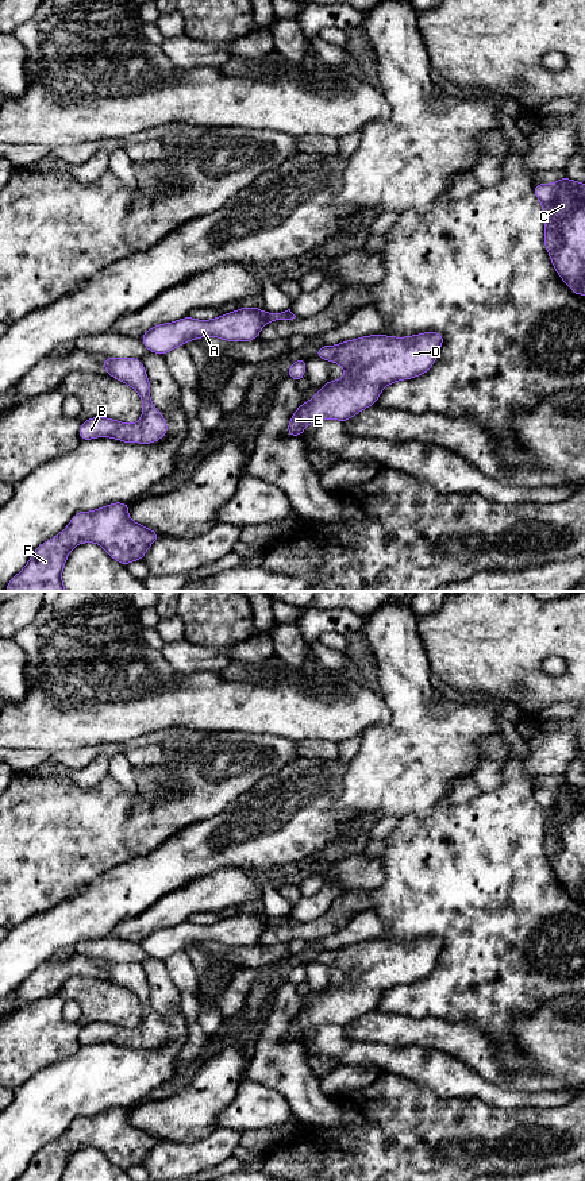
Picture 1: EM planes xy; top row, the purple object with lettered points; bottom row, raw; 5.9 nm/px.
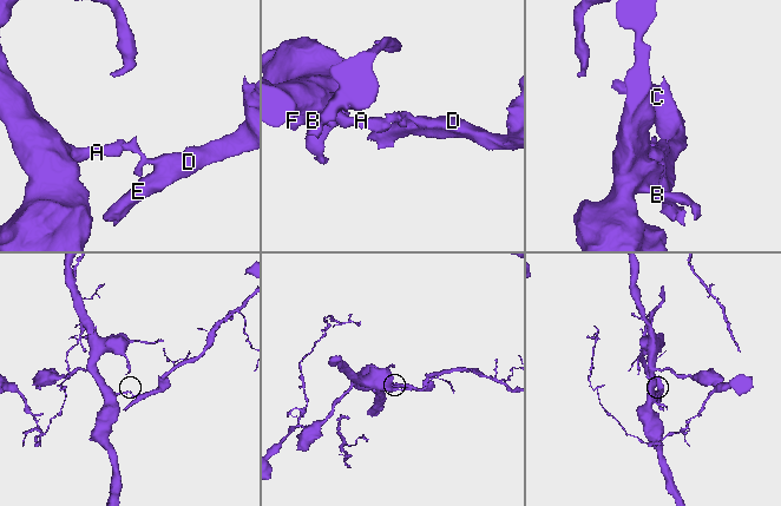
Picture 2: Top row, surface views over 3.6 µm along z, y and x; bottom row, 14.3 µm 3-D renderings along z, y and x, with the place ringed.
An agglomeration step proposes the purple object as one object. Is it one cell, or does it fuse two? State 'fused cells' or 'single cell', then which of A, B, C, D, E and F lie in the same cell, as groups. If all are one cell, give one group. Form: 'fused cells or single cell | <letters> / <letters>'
fused cells | A B F / C D E

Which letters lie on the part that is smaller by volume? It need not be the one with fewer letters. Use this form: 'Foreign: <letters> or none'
Foreign: C, D, E

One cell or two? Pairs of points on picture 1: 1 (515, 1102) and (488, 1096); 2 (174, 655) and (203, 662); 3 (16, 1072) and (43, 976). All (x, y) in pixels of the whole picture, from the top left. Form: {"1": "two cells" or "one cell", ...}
{"1": "one cell", "2": "one cell", "3": "two cells"}

